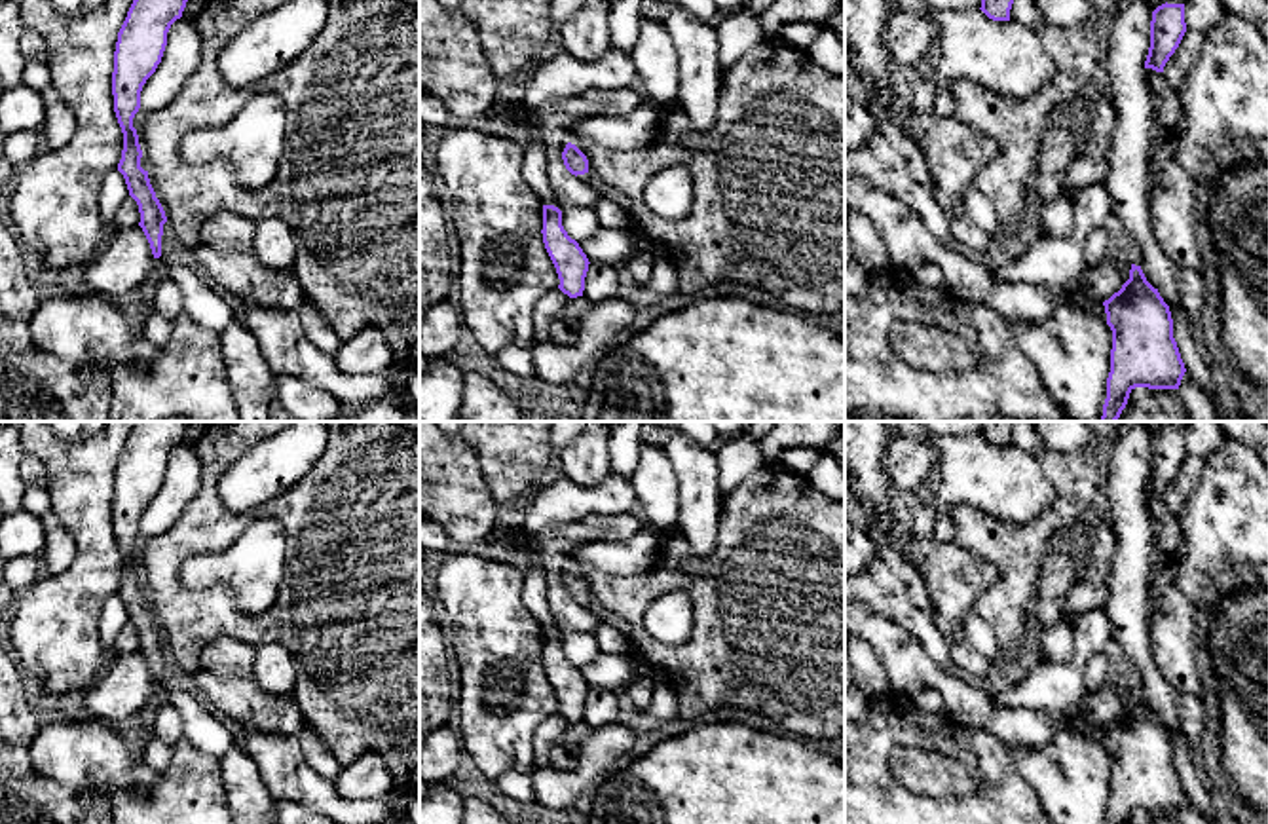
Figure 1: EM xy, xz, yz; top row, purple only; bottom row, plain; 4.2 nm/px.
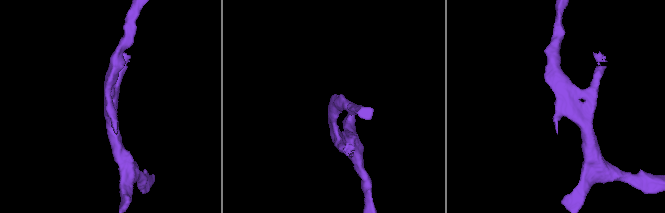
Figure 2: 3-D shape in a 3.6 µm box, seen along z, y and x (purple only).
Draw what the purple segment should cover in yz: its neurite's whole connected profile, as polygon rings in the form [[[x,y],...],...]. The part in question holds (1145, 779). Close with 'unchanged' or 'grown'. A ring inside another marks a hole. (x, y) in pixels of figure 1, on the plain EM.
[[[1131,689],[1129,704],[1103,731],[1112,756],[1107,824],[1129,824],[1135,813],[1179,815],[1186,794],[1173,763],[1171,737],[1141,691]]]; unchanged

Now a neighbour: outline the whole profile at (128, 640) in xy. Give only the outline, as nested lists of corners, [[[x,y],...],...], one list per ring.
[[[129,621],[118,634],[114,642],[114,653],[116,655],[129,655],[139,651],[140,638],[137,627]]]

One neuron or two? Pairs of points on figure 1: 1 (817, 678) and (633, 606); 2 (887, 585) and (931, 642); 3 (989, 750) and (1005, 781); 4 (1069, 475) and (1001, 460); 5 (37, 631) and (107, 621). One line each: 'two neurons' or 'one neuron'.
1: one neuron
2: one neuron
3: one neuron
4: two neurons
5: two neurons

